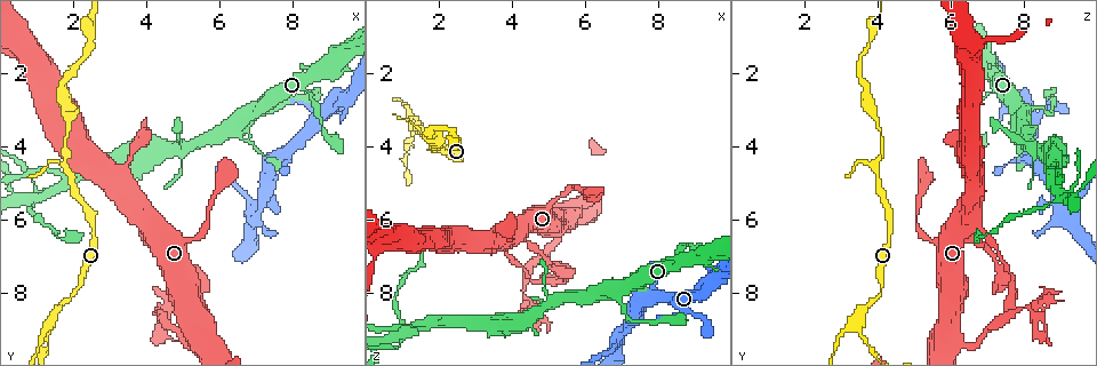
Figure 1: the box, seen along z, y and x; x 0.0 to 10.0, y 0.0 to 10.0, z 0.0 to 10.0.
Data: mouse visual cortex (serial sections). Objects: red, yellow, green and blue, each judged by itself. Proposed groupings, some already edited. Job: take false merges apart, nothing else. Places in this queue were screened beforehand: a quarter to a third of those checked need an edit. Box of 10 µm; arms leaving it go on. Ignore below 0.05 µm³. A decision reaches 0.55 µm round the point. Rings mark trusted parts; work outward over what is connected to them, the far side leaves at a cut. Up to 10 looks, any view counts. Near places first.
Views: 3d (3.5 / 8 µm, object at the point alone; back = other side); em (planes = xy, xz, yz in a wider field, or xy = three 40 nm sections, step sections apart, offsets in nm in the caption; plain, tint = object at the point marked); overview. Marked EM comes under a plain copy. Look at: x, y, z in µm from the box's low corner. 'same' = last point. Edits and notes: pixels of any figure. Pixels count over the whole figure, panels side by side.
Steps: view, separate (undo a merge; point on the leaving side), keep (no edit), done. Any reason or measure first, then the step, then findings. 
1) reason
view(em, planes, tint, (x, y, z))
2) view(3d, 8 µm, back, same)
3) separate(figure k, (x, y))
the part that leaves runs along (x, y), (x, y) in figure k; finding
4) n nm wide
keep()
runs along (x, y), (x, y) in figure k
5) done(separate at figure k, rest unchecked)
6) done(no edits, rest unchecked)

sharp bend
view(3d, 3.5 µm, (5.40, 7.85, 7.65))

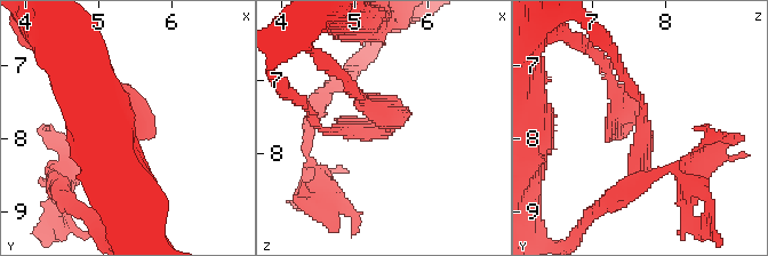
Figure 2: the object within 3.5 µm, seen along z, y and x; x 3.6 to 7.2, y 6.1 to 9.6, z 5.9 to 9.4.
shape alone is not enough
view(em, xy, step 2, tint, (5.35, 7.90, 7.70))

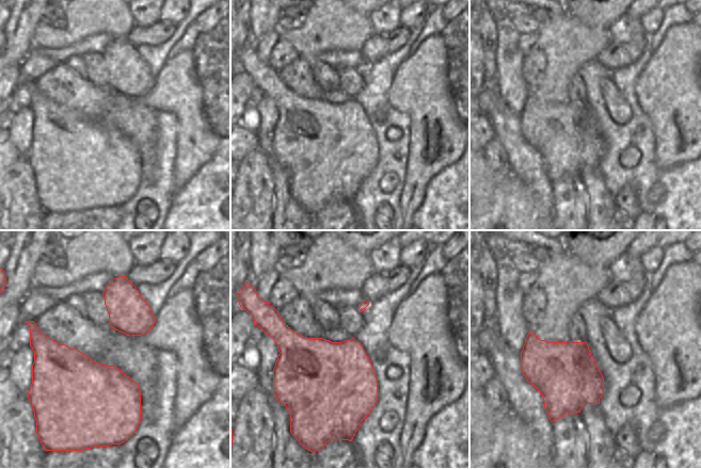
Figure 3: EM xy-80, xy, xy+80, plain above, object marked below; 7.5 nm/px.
cut it another way
view(em, xy, step 1, tint, same)

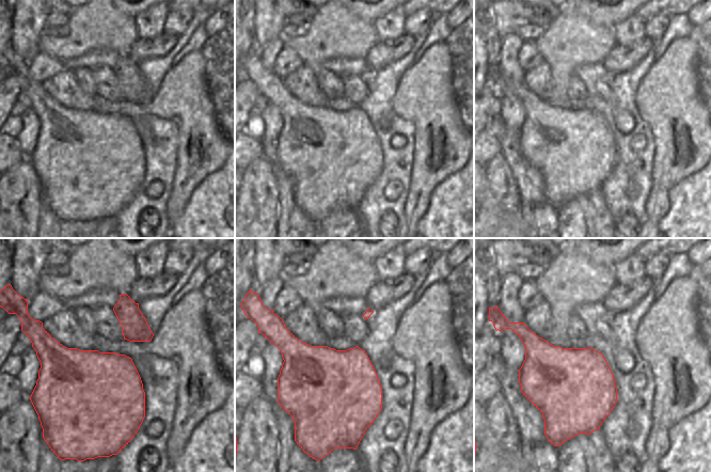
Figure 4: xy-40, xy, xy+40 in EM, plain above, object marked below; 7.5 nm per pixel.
600 nm wide
keep()
runs along (608, 74), (644, 124), (634, 184) in figure 2; all the same cell

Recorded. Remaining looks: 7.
three arms meet
view(em, xy, step 5, tint, (7.20, 5.55, 9.10))

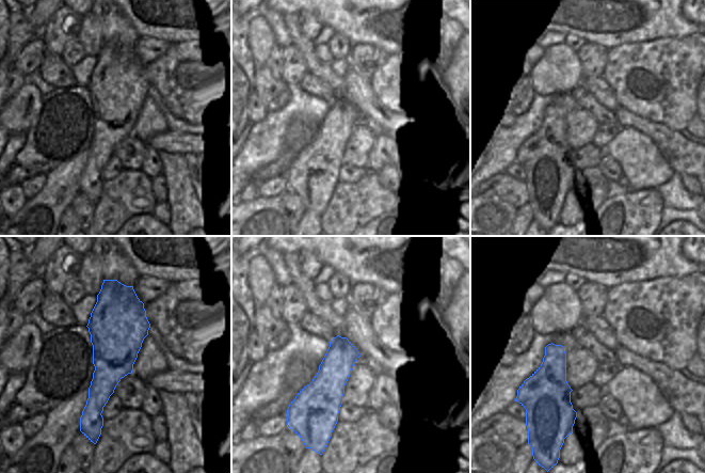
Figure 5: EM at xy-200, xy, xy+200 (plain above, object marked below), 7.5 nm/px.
see where the arms go
view(3d, 3.5 µm, back, same)

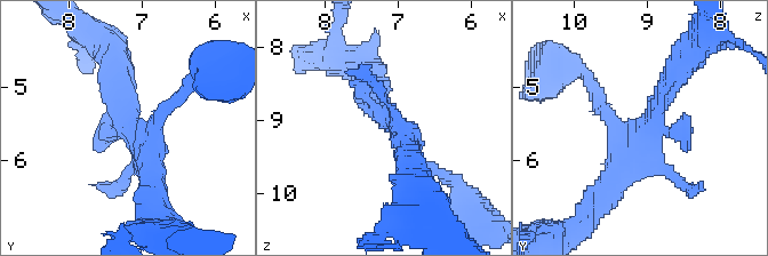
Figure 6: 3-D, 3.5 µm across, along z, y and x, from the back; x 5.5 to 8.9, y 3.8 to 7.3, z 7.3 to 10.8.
keep()
runs along (684, 64), (607, 190) in figure 6; continuous, no second cell

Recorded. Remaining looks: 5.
three arms meet
view(3d, 3.5 µm, (7.00, 3.00, 8.00))

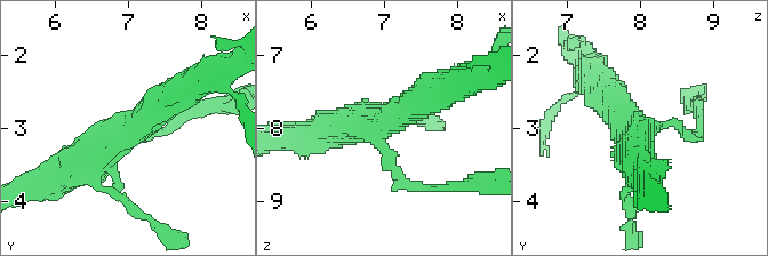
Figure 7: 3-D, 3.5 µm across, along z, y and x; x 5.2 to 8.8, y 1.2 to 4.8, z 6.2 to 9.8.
3 arms; arms of 150, 450, 500 nm; now the EM
view(em, xy, step 2, tint, (7.00, 3.10, 7.95))

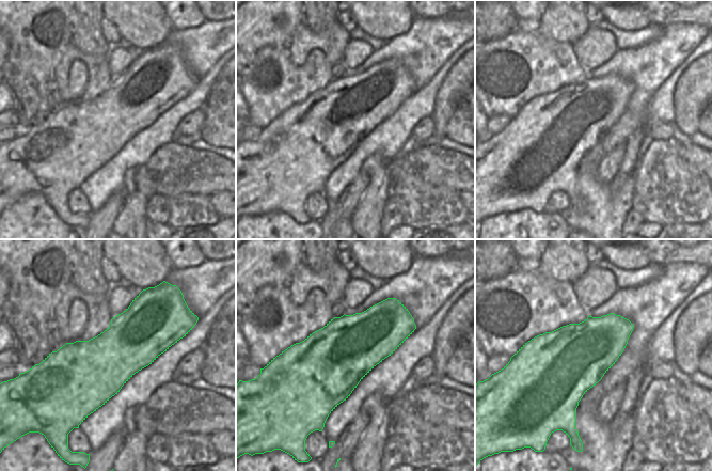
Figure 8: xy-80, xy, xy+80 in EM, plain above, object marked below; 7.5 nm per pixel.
550 nm wide
keep()
runs along (183, 89), (63, 173) in figure 7; one cell here

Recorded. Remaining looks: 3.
four-way junction
view(3d, 3.5 µm, (1.05, 5.40, 9.00))

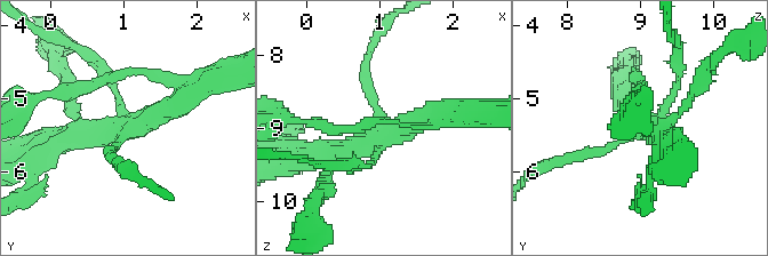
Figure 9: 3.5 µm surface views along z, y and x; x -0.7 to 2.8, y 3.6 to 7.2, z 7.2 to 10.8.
4 arms; arms of 150, 150, 300, 300 nm; now the EM
view(em, planes, tint, (1.10, 5.45, 9.00))

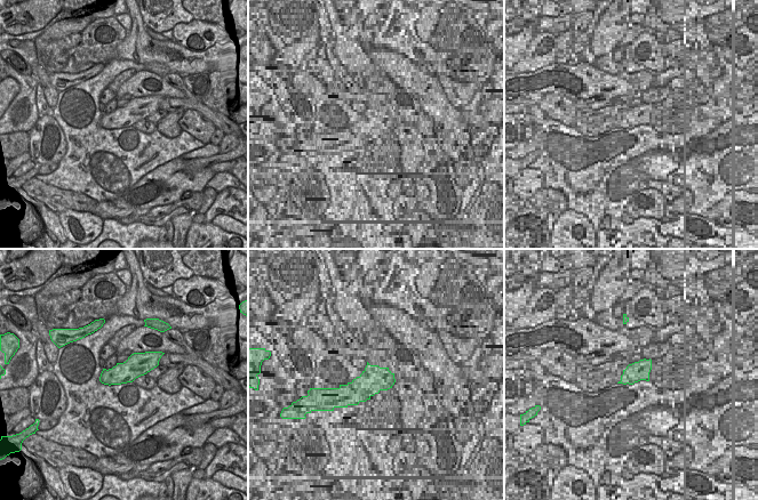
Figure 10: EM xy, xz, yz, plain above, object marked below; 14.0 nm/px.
keep()
runs along (197, 89), (137, 128), (63, 138) in figure 9; one cell here

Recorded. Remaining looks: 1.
done(no edits, rest unchecked)

